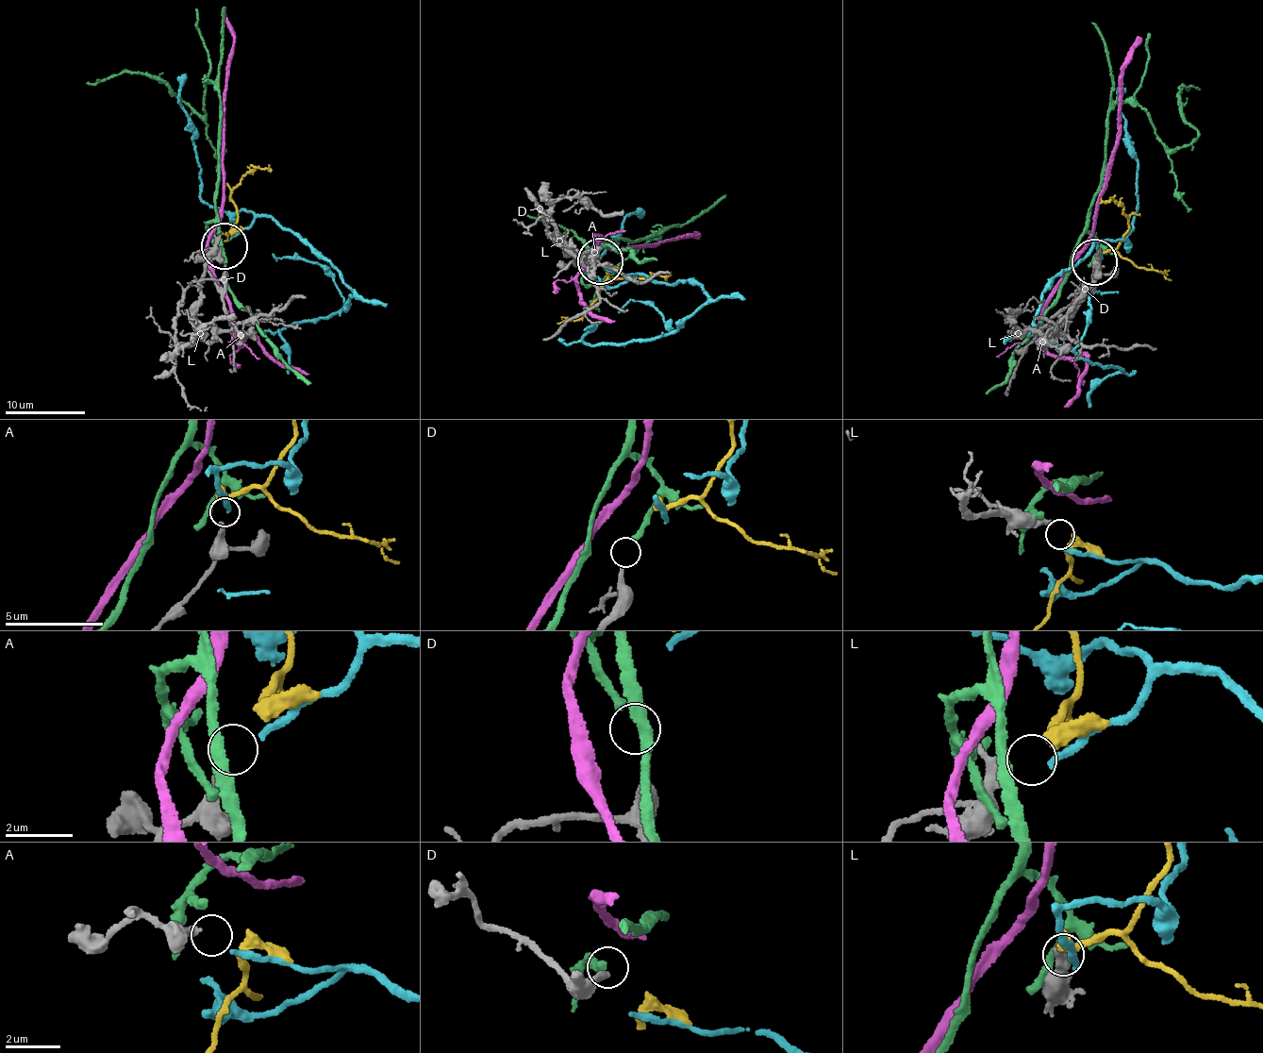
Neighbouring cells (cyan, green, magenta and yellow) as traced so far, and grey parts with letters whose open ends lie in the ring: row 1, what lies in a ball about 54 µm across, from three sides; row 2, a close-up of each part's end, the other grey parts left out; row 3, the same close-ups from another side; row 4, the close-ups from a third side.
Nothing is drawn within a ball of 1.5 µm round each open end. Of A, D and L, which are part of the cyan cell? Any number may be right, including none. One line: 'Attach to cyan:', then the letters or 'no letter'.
Attach to cyan: A

